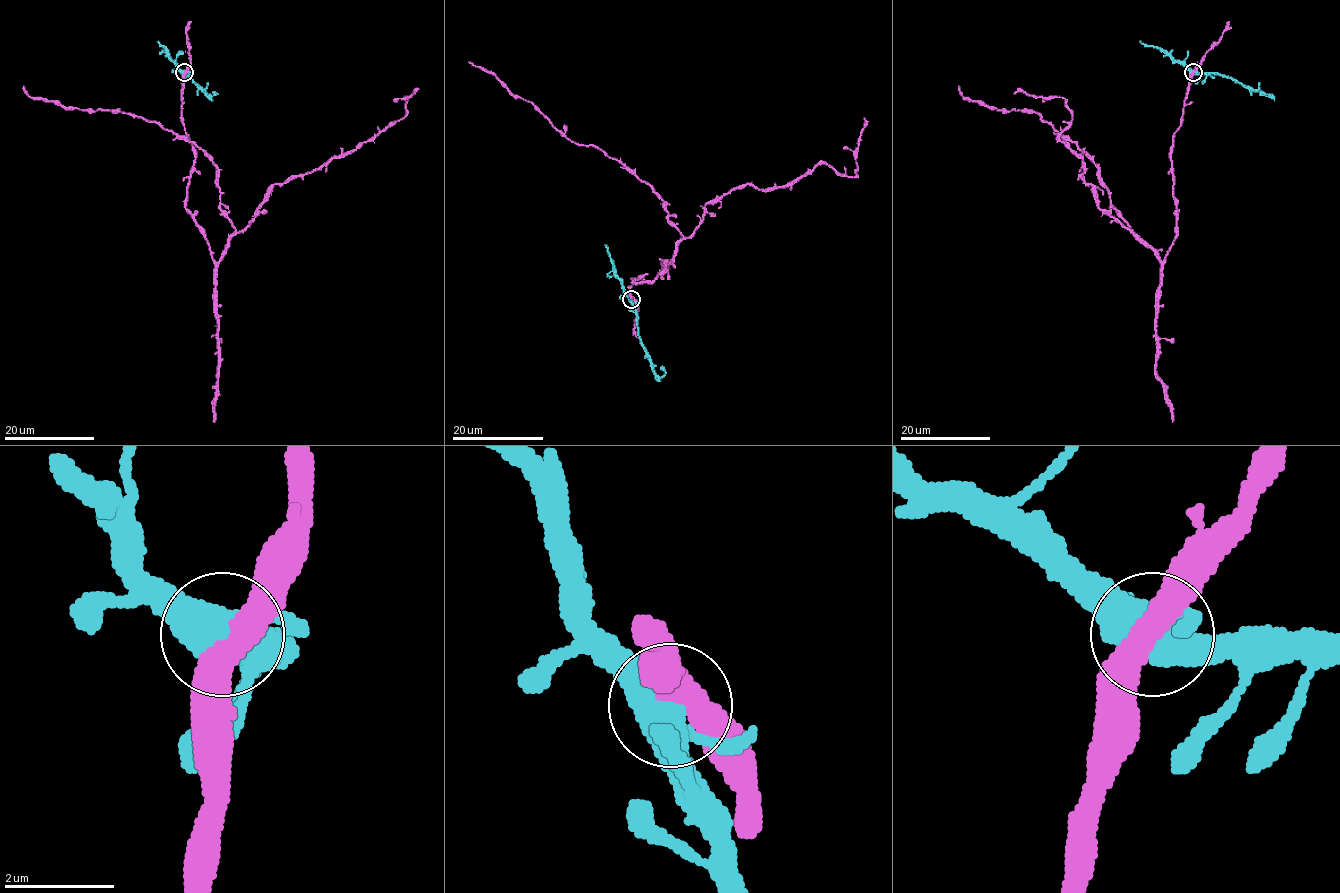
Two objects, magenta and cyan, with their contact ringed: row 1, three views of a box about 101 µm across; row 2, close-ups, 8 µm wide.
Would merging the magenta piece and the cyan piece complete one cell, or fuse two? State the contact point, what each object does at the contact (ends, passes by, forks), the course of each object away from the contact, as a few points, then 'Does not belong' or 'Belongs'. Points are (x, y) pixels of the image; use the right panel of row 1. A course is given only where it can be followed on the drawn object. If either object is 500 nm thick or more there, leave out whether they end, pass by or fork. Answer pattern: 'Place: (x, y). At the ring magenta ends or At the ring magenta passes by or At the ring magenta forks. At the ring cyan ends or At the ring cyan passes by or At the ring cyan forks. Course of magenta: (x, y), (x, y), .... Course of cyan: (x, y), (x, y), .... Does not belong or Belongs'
Place: (1193, 72). At the ring magenta passes by. At the ring cyan forks. Course of magenta: (1194, 72), (1171, 146), (1177, 236), (1162, 262), (1079, 148), (1038, 113), (990, 108), (958, 86). Course of cyan: (1194, 72), (1228, 76), (1271, 95), (1259, 91). Does not belong

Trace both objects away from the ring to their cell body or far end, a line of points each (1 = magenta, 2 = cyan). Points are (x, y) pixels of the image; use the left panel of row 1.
1: (184, 72), (195, 158), (185, 209), (217, 262), (235, 229), (200, 148), (23, 86)
2: (184, 72), (204, 91), (217, 94), (213, 91)

